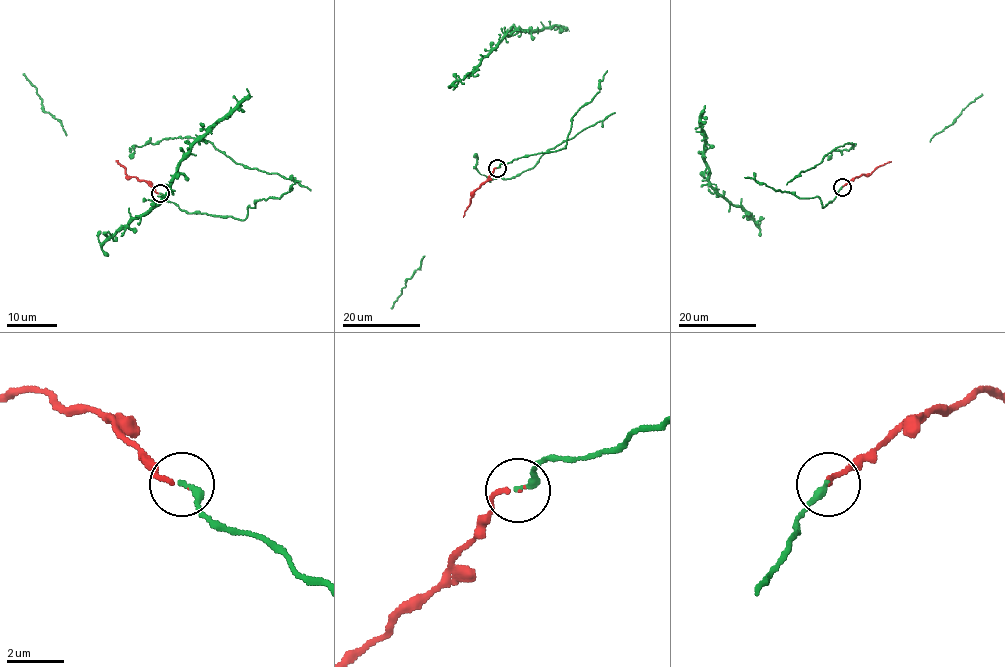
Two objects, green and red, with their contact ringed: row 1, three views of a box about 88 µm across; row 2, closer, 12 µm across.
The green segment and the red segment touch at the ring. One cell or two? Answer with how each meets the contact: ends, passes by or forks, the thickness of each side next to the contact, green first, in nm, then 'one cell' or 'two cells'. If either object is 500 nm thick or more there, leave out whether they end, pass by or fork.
green ends there; red ends there; 260 nm thick on the green side, 130 nm on the other; one cell

